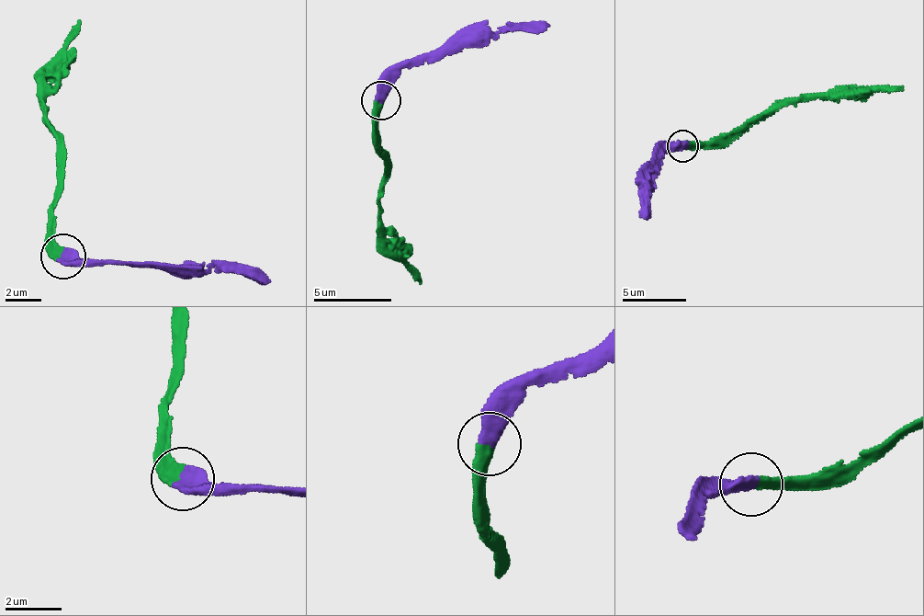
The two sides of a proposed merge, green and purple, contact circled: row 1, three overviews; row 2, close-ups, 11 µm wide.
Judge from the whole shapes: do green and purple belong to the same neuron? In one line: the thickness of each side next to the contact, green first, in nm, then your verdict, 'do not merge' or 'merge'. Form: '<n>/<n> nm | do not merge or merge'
400/550 nm | merge

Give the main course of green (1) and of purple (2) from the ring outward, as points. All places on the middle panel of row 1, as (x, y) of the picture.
1: (379, 101), (376, 150), (383, 177), (382, 252), (402, 262), (421, 284)
2: (379, 101), (405, 69), (456, 54), (471, 39), (549, 24)

